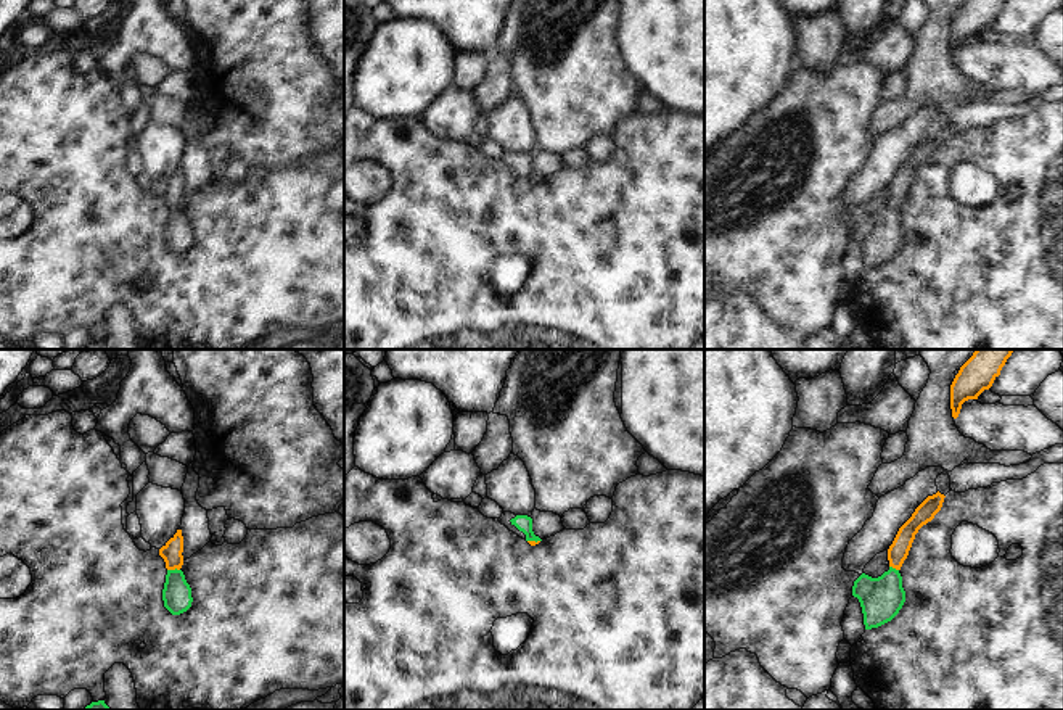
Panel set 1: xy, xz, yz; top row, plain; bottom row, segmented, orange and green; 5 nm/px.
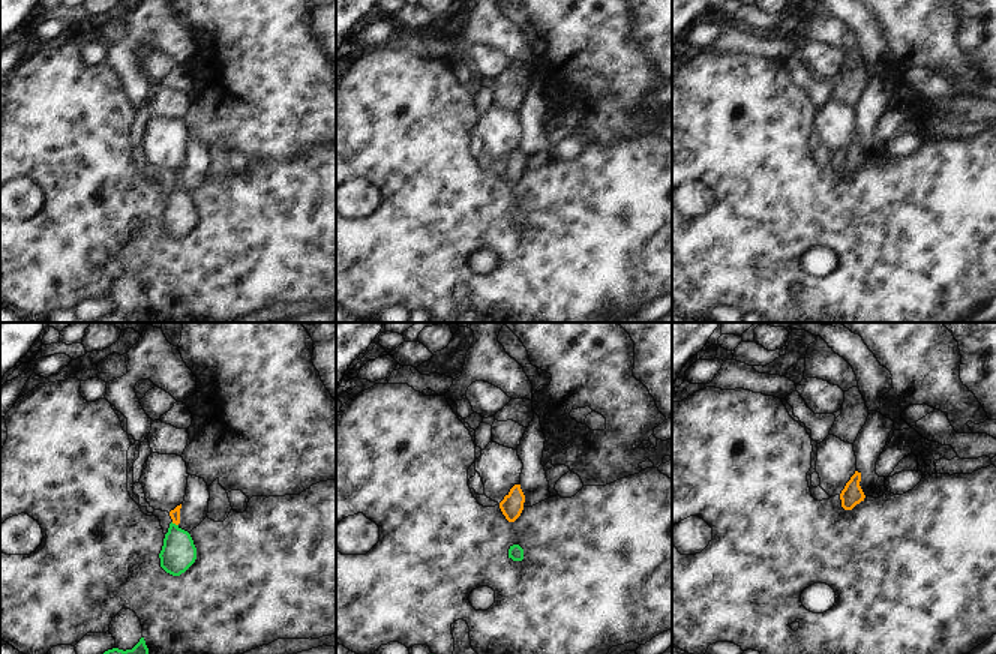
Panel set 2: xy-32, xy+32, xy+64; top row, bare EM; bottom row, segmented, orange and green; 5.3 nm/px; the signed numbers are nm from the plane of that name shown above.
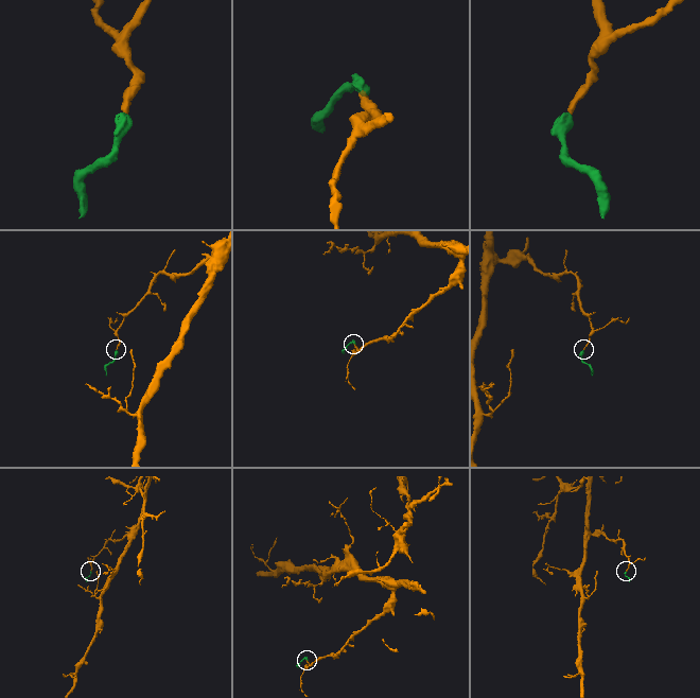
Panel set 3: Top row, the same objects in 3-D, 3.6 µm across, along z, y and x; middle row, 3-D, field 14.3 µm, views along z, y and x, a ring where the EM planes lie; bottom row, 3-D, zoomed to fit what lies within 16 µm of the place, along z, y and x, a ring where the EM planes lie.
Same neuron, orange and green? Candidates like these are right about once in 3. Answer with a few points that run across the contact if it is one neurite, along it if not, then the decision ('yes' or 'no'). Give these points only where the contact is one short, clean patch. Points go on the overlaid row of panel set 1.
line xy (171, 553), (172, 569), (177, 598); yes

